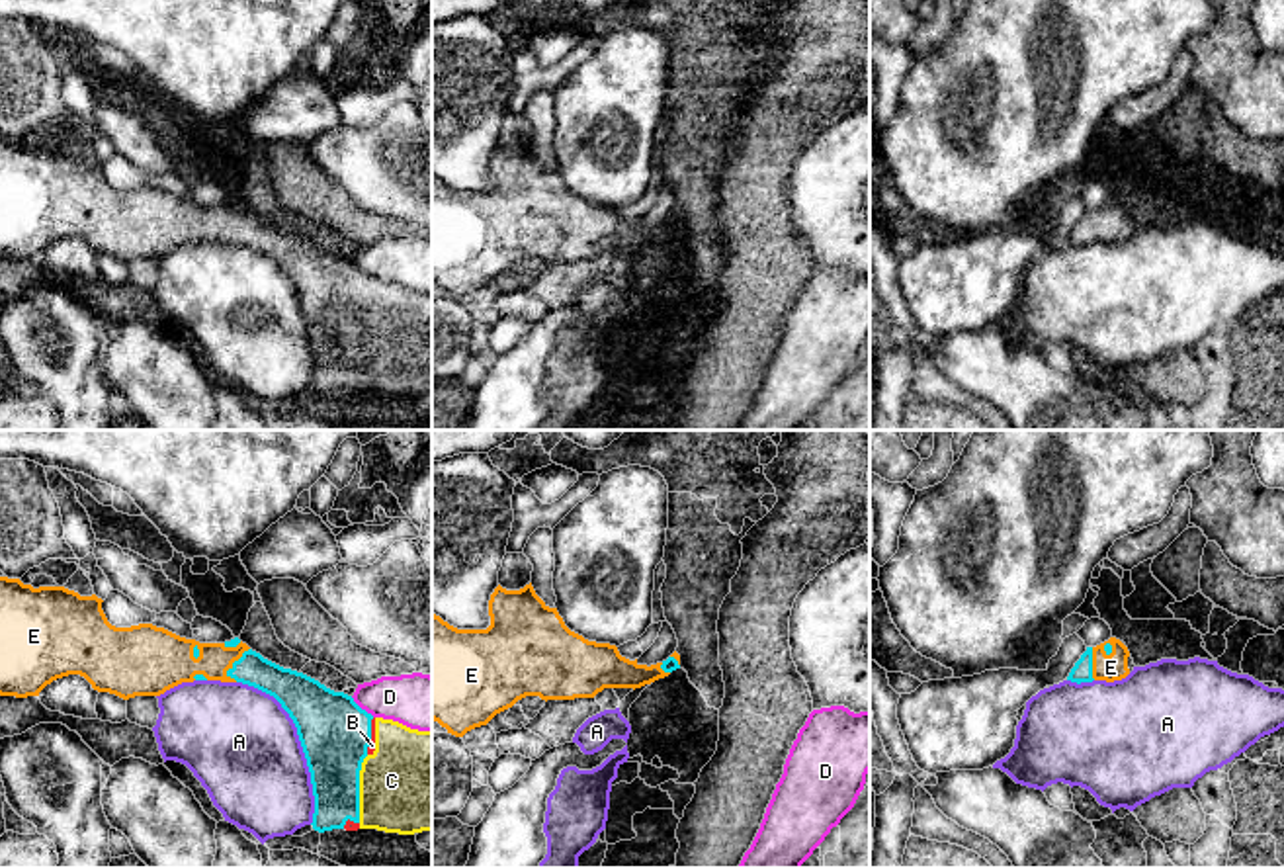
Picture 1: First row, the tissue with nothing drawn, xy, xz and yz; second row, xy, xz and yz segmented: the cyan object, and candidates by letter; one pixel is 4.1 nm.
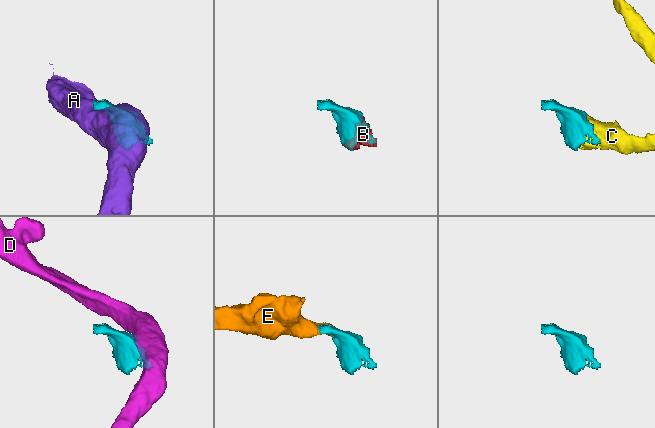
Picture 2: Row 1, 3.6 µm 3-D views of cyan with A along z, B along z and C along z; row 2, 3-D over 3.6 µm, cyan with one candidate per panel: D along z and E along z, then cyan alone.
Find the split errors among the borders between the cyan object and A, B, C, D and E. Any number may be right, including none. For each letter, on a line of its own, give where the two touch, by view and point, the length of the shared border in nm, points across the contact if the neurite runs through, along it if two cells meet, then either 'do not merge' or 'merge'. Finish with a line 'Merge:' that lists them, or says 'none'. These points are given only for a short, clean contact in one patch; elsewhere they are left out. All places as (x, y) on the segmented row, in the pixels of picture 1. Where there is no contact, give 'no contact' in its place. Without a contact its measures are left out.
A: xy (301, 743) | 650 nm | do not merge
B: xy (370, 736) | 160 nm | merge
C: xy (358, 788) | 280 nm | merge
D: xy (360, 708) | 130 nm | do not merge
E: xy (233, 663) | 160 nm | across xy (288, 687), (251, 667), (233, 663), (172, 661) | merge
Merge: B, C, E

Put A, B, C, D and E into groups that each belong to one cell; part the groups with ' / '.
A / B C E / D

